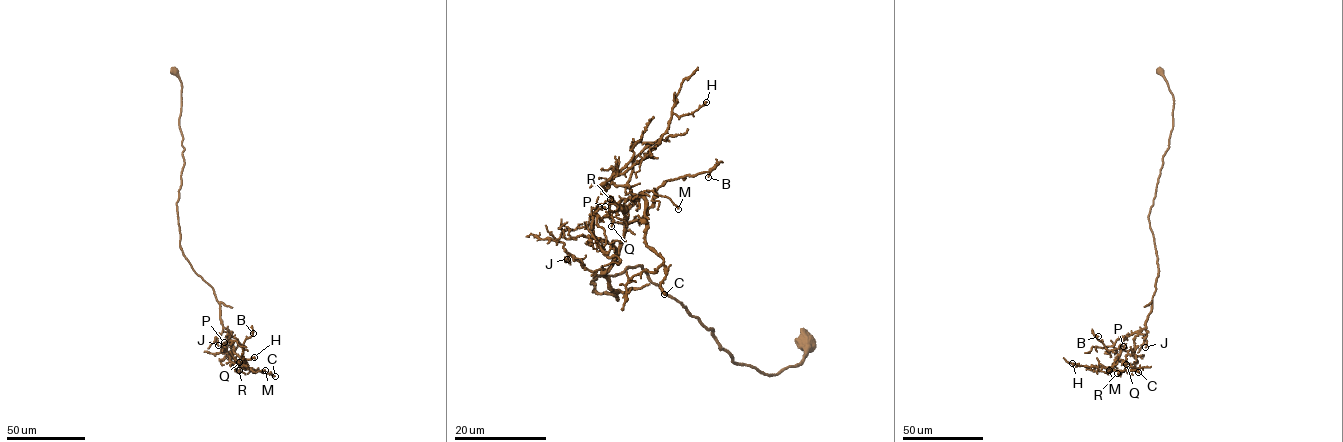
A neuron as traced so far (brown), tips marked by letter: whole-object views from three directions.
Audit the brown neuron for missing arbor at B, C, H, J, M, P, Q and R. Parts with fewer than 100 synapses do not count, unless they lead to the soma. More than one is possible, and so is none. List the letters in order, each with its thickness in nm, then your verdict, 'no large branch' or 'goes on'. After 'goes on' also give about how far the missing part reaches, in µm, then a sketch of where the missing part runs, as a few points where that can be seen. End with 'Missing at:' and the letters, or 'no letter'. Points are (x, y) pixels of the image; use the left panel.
B: 100 nm | no large branch
C: 320 nm | no large branch
H: 100 nm | no large branch
J: 160 nm | no large branch
M: 130 nm | no large branch
P: 160 nm | no large branch
Q: 140 nm | no large branch
R: 150 nm | no large branch
Missing at: no letter

